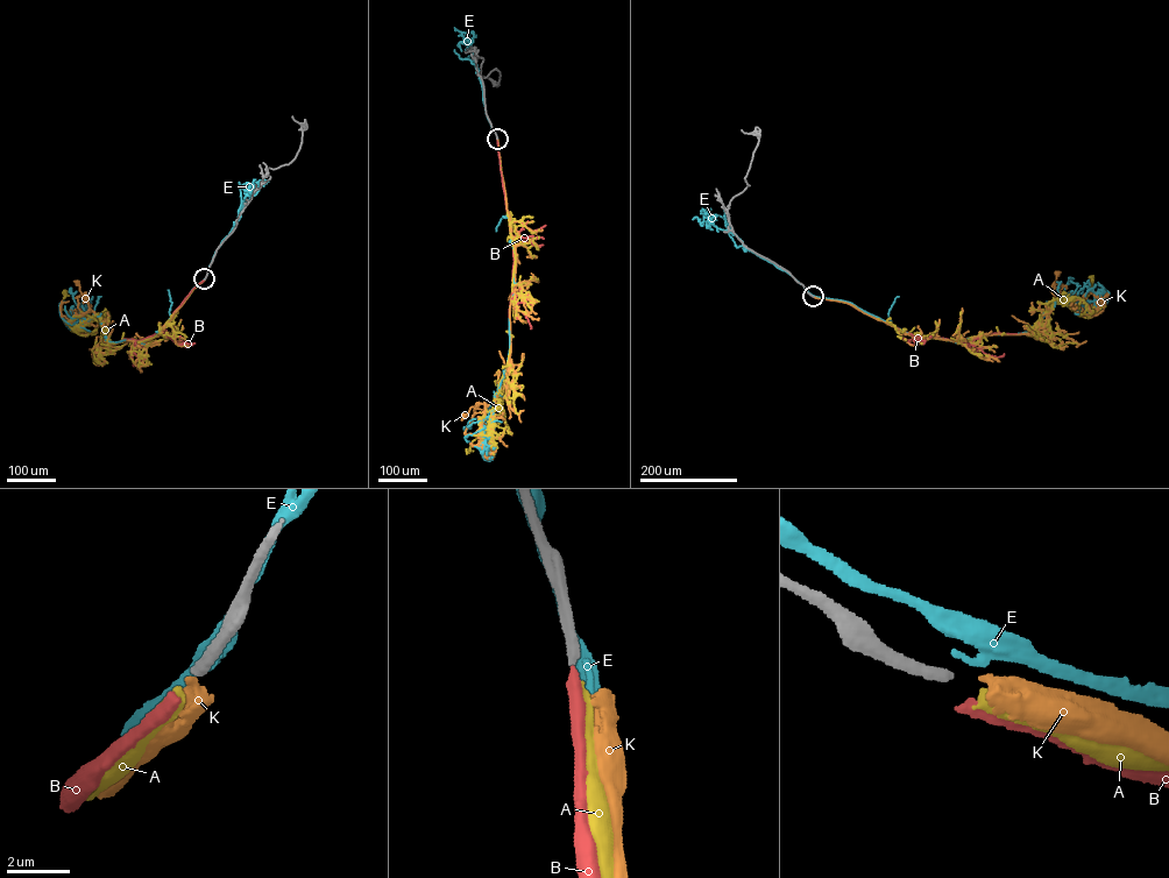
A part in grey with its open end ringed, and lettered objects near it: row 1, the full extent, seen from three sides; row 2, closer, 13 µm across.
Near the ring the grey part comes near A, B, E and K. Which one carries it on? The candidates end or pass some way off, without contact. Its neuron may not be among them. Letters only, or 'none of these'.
none of these

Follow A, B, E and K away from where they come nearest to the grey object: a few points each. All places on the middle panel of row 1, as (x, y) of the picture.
A: (497, 139), (515, 256), (509, 353), (493, 404), (488, 432), (473, 441), (468, 451)
B: (497, 139), (514, 239), (509, 356)
E: (497, 139), (516, 261), (509, 352), (493, 413), (473, 419), (465, 429)
K: (497, 139), (516, 254), (510, 311), (510, 353), (494, 403), (476, 403), (462, 416)

